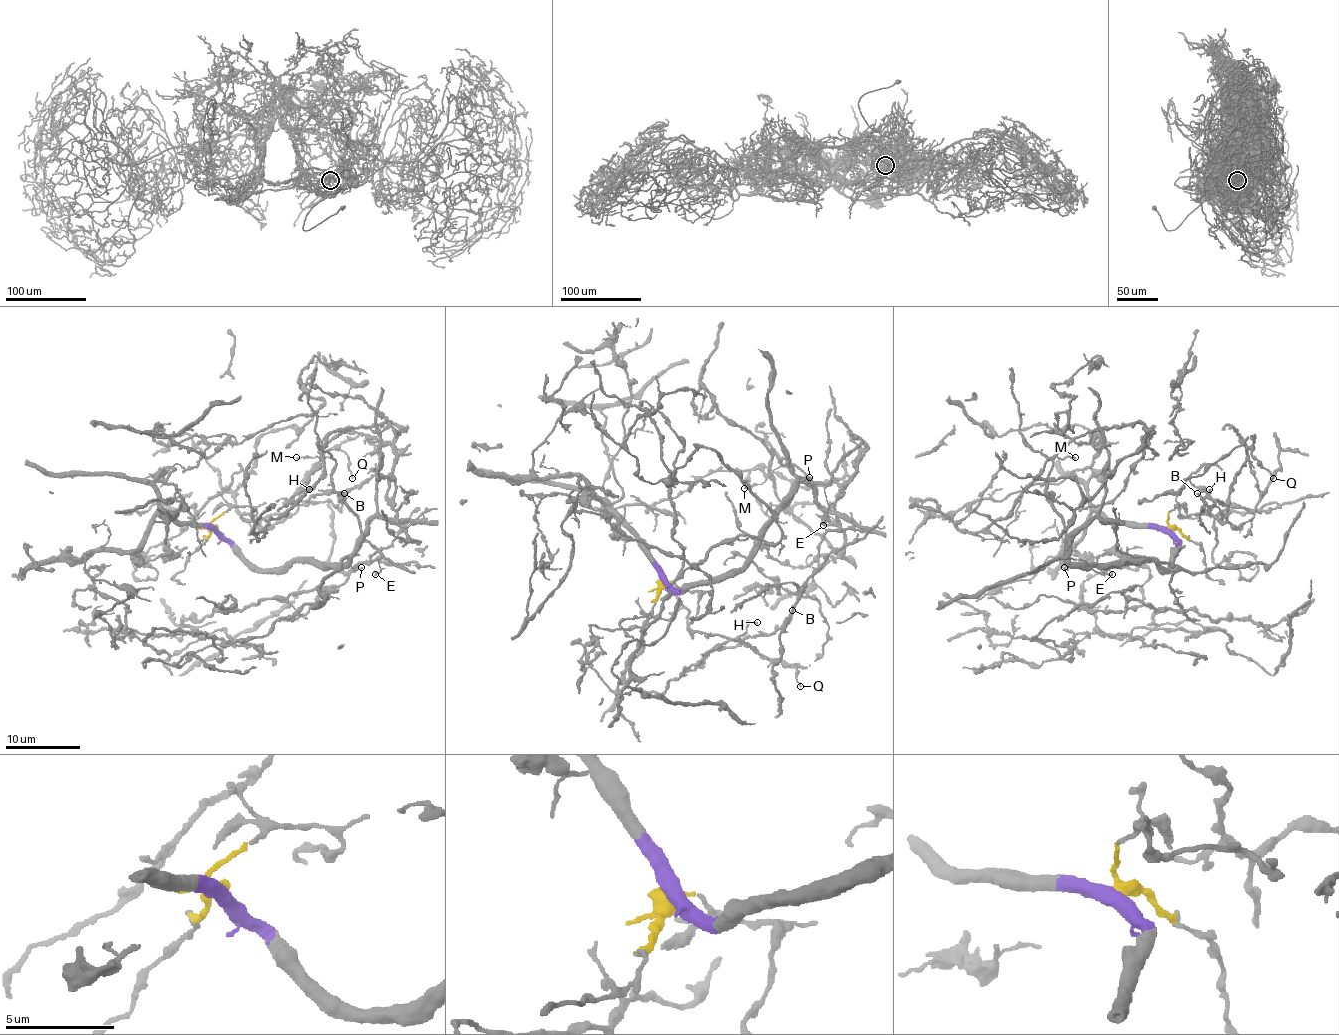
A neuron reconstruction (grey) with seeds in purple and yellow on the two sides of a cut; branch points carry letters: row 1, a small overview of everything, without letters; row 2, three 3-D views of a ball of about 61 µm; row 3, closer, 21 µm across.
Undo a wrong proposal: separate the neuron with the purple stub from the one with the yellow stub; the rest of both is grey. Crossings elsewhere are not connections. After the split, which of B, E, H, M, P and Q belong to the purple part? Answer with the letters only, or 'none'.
E, M, P

